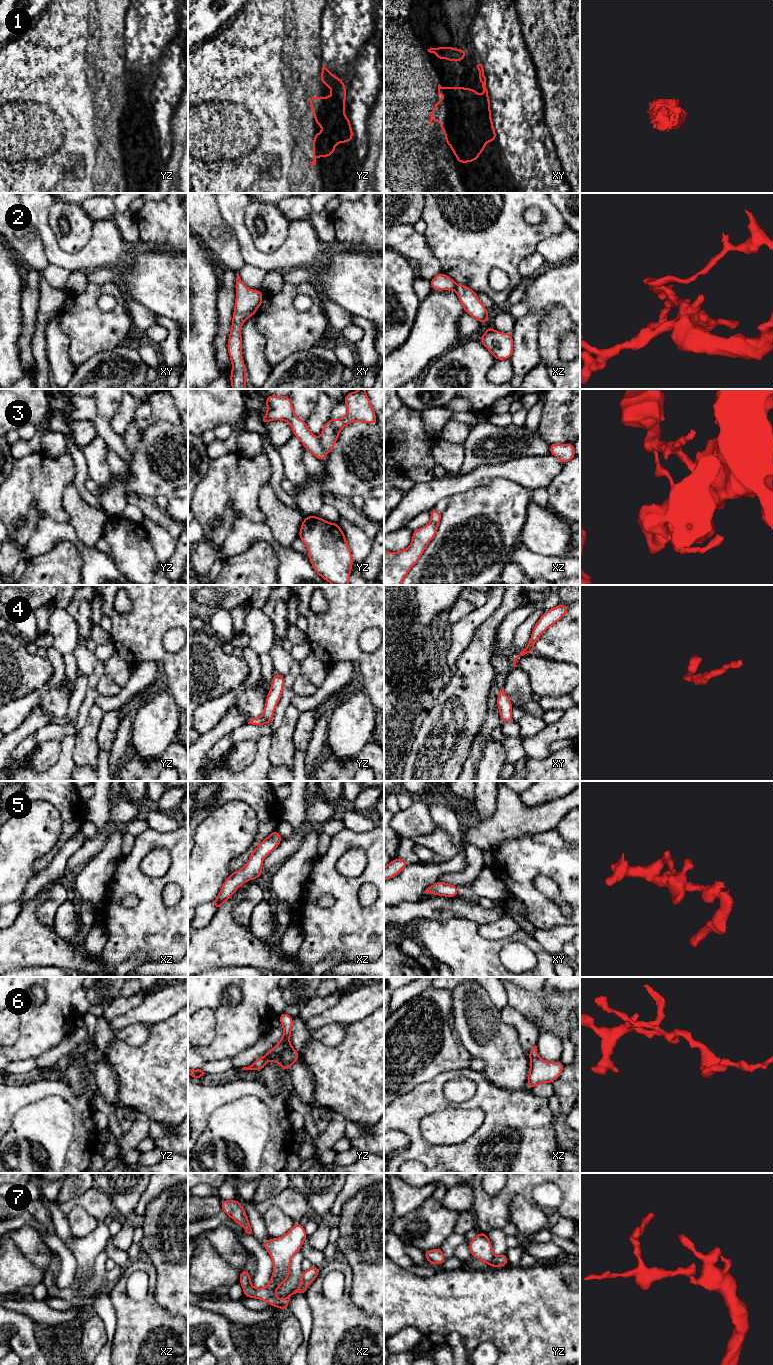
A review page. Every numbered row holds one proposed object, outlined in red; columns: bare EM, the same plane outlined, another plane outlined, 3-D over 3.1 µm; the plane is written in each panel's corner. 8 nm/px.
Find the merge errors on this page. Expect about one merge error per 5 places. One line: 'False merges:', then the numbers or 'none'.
False merges: 2, 3

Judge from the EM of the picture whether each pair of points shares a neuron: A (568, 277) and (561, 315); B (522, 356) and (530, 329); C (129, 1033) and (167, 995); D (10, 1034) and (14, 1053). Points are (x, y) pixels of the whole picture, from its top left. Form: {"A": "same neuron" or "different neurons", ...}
{"A": "different neurons", "B": "same neuron", "C": "different neurons", "D": "different neurons"}

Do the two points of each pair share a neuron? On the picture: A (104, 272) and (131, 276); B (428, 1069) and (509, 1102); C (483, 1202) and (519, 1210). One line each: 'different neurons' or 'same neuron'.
A: different neurons
B: different neurons
C: different neurons

